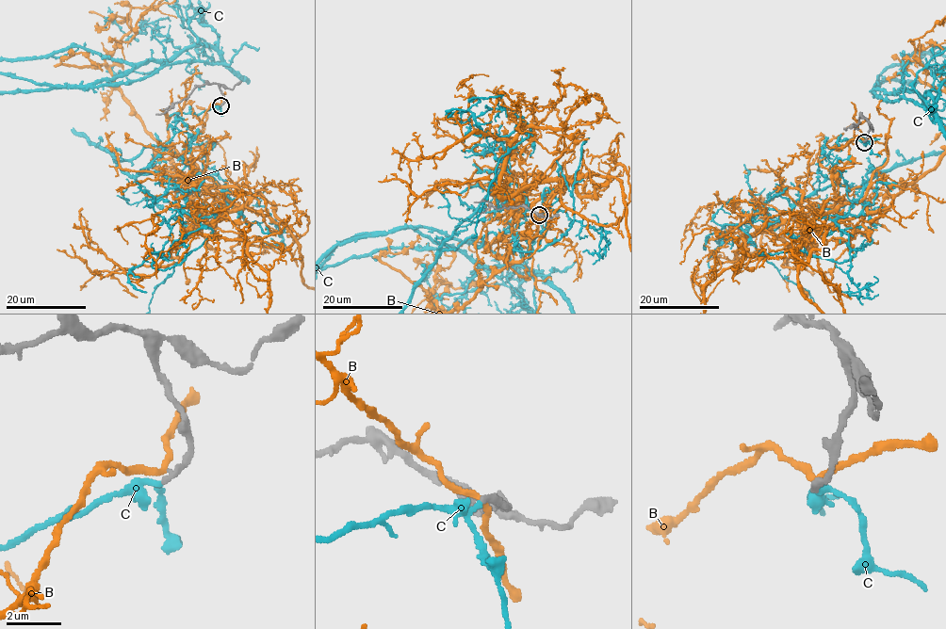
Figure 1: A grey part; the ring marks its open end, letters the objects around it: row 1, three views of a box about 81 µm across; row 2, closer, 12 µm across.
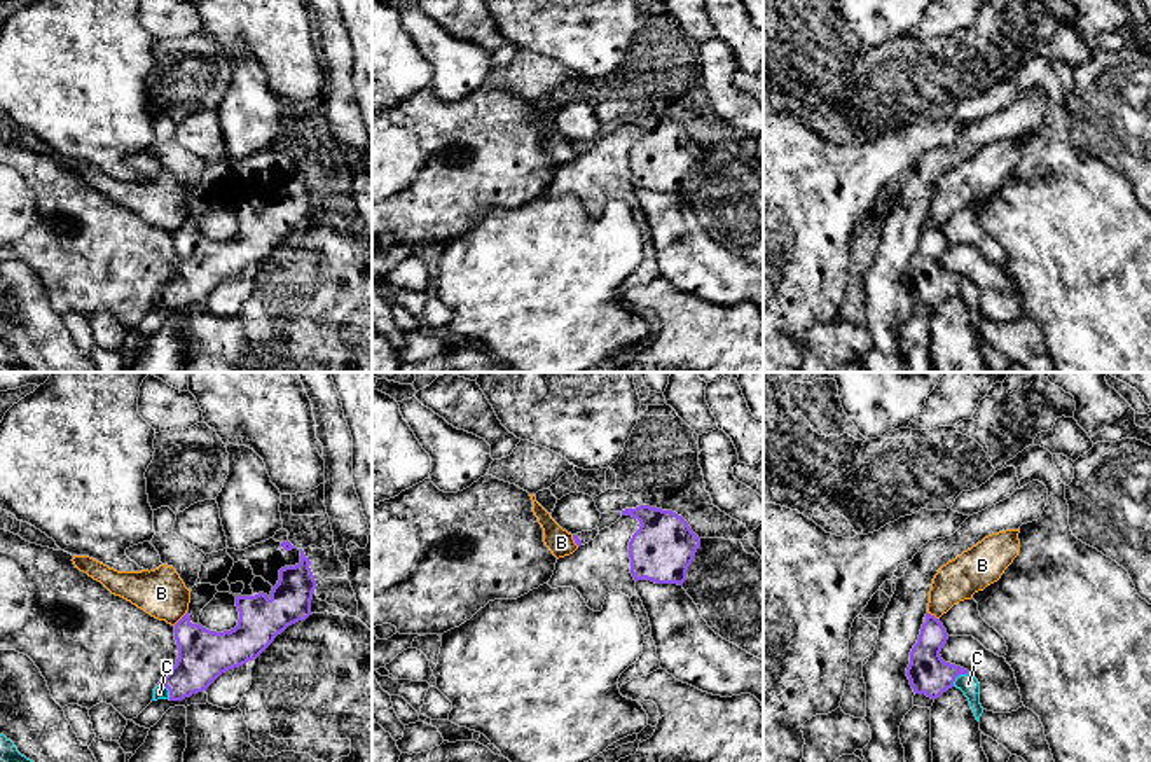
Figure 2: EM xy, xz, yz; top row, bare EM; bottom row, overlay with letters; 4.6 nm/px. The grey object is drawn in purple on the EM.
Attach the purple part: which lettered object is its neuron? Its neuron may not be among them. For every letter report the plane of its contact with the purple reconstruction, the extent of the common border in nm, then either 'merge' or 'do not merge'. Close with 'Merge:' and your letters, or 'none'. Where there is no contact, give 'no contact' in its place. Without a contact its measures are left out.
B: contact in xy; length 90 nm; do not merge
C: contact in yz; length 100 nm; merge
Merge: C

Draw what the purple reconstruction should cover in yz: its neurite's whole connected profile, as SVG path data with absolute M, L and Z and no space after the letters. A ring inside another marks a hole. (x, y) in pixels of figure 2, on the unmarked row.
M926 222L917 252L910 260L906 285L915 302L926 302L931 308L940 306L952 295L964 301L969 315L980 330L983 316L980 313L980 292L964 276L945 271L940 264L948 248L947 238L931 222Z

